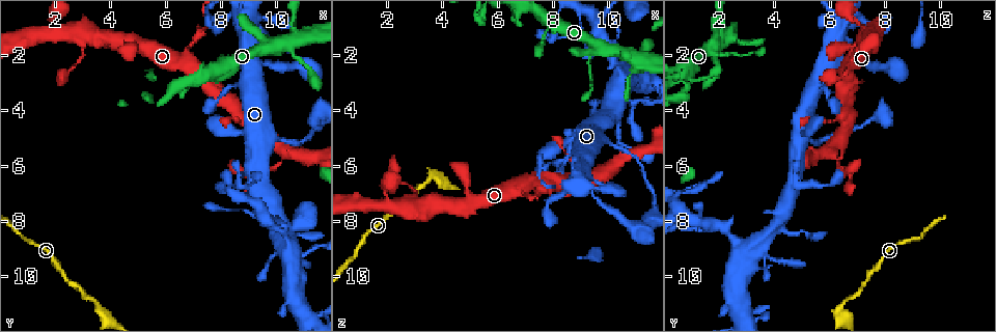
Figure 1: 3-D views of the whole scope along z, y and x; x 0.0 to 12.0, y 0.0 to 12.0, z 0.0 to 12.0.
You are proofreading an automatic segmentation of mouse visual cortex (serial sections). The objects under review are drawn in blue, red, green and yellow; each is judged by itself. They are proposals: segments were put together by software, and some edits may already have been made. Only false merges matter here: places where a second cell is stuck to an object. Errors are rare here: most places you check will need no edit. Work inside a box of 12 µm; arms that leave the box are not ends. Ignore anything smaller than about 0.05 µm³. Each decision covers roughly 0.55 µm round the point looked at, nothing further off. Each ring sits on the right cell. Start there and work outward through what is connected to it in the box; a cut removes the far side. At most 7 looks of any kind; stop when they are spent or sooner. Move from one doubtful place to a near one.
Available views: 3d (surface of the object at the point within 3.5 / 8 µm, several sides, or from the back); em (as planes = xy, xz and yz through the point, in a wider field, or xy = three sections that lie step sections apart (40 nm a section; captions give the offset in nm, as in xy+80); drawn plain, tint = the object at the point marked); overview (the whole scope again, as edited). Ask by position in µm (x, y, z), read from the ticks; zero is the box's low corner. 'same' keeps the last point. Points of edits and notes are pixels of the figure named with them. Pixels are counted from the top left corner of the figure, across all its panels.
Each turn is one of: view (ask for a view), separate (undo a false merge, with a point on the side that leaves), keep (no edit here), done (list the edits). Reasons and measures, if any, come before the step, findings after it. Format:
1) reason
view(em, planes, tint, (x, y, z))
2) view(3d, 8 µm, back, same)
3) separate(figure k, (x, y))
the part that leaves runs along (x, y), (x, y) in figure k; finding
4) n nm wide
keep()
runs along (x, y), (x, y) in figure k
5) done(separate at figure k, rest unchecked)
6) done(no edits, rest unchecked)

calibre changes
view(3d, 3.5 µm, back, (7.0, 1.7, 7.0))

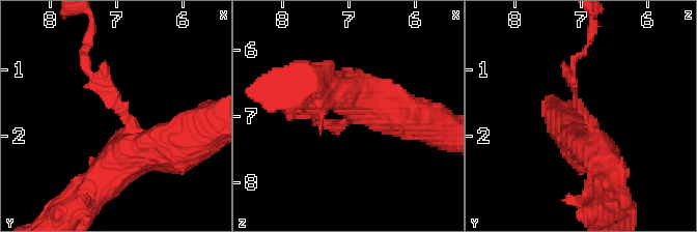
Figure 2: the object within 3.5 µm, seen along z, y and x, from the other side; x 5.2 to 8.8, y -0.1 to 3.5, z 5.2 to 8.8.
arms of 150, 500 nm
view(em, xy, step 5, tint, (6.90, 1.65, 6.95))

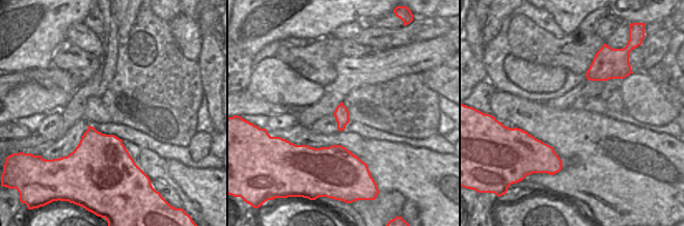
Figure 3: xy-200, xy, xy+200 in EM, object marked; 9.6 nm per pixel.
keep()
runs along (155, 147), (85, 58) in figure 2; all the same cell

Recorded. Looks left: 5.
abrupt turn
view(3d, 3.5 µm, (3.2, 1.3, 7.3))

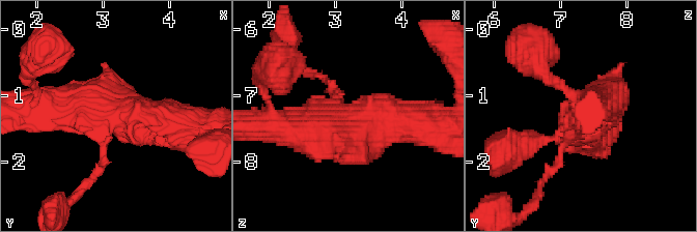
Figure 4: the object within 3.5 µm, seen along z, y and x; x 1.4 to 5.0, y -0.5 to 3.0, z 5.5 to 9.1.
need the tissue
view(em, planes, tint, (3.15, 1.35, 7.35))

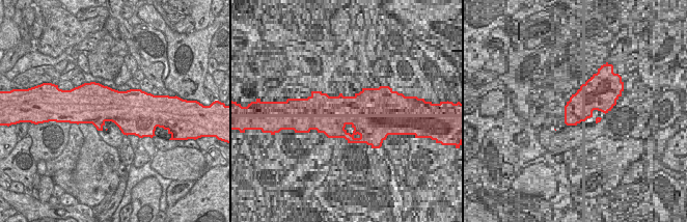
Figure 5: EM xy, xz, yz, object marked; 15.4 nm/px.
view(em, xy, step 1, tint, same)

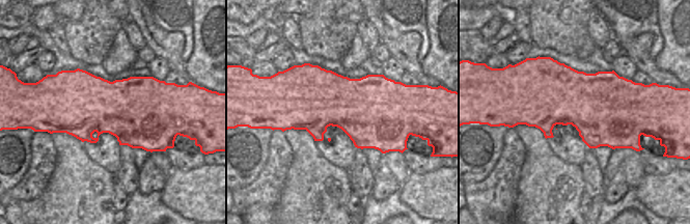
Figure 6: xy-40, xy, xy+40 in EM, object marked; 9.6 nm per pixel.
keep()
runs along (195, 129), (121, 100), (64, 104) in figure 4; one cell here

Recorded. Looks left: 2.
a fork
view(3d, 3.5 µm, (3.5, 11.1, 6.5))

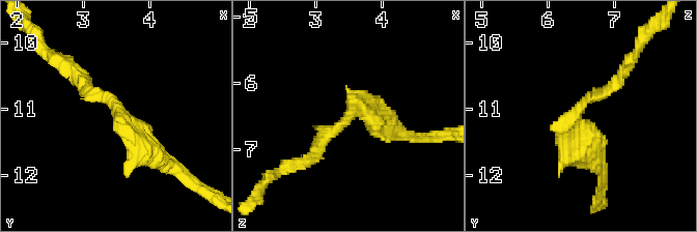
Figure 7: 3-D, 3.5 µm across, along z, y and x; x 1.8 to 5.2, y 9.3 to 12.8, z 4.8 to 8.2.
3 arms; arms of 150, 300, 300 nm
view(em, xy, step 2, tint, (3.60, 11.10, 6.45))

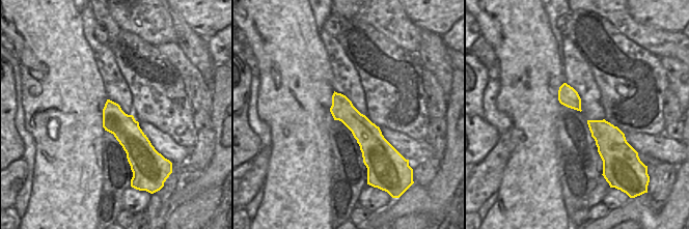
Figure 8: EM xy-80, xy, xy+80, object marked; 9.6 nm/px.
keep()
runs along (79, 78), (165, 164) in figure 7; continuous, no second cell

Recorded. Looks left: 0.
done(no edits, rest unchecked)

